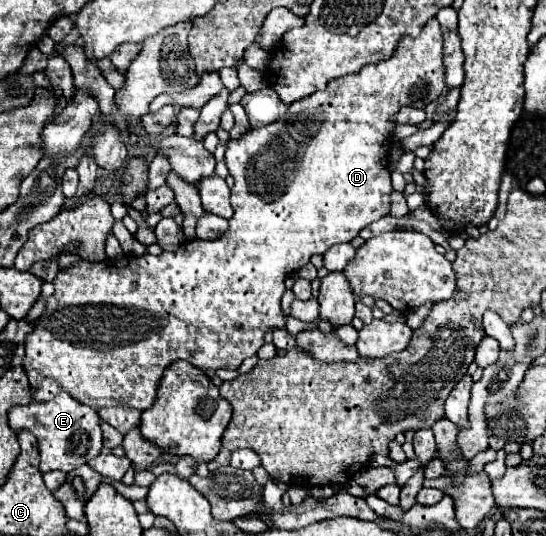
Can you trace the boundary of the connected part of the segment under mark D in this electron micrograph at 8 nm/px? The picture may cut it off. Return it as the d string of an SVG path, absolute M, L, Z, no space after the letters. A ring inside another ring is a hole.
M432 18L432 24L426 24L420 32L420 36L402 36L398 42L394 54L388 60L364 66L358 74L342 76L338 80L332 80L326 90L318 90L302 100L296 100L290 104L284 118L280 118L274 124L268 124L258 130L248 130L238 140L230 140L226 148L226 166L230 170L230 176L234 178L232 188L232 206L234 216L230 218L230 228L224 236L216 240L186 240L180 244L176 252L162 252L160 256L124 256L122 260L104 260L104 262L86 262L80 260L76 266L70 266L66 270L60 270L60 274L52 280L54 294L46 300L44 314L36 320L36 328L26 336L26 358L24 358L24 370L28 374L28 380L34 388L34 400L50 400L62 390L72 394L78 402L84 402L96 410L104 406L130 406L136 410L146 410L154 404L158 386L162 380L164 370L176 362L176 360L188 360L200 370L218 370L228 368L236 370L244 358L254 356L258 348L264 344L264 332L284 326L284 316L280 314L280 300L284 294L284 280L288 274L298 272L304 264L310 262L314 254L324 254L330 246L340 242L350 242L358 236L358 232L380 220L390 212L390 194L392 194L392 182L390 182L390 166L388 164L388 148L390 148L390 132L394 128L394 122L390 120L402 106L414 106L414 108L426 108L430 102L434 102L442 88L444 88L444 62L442 62L442 28L436 18Z

